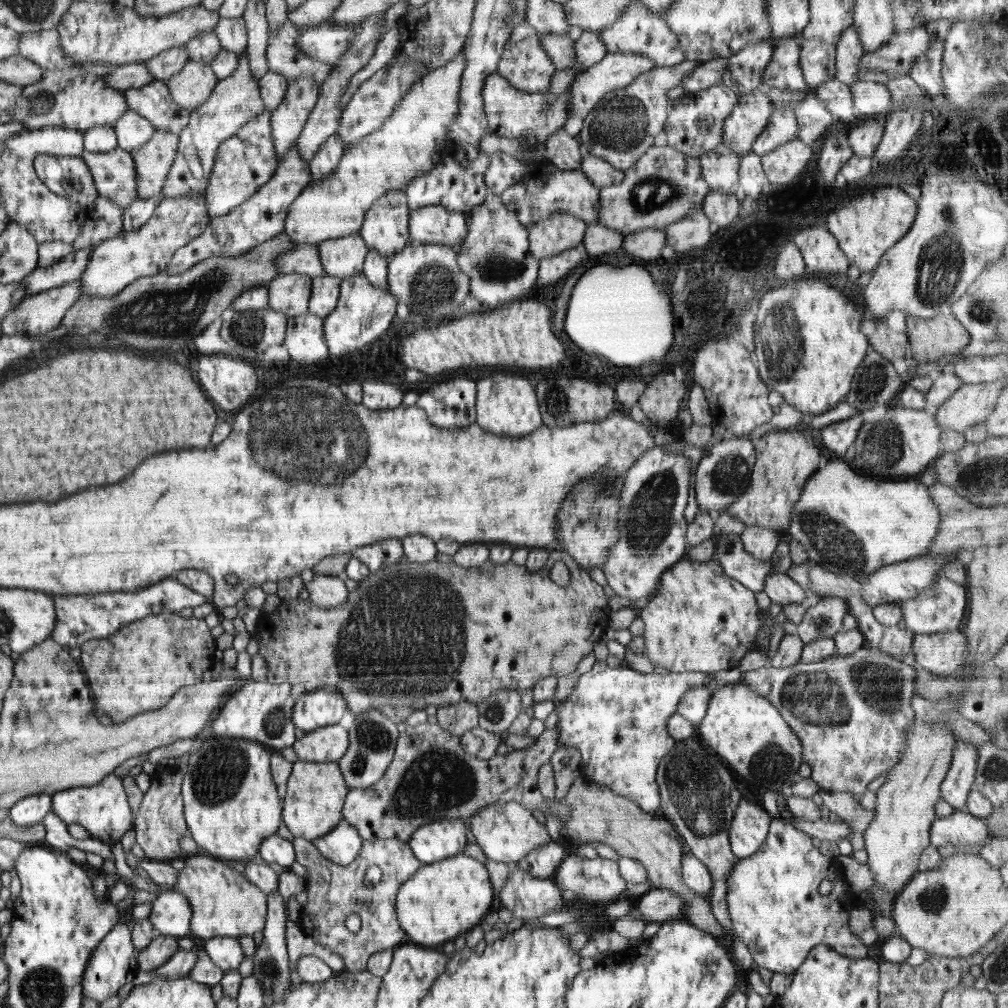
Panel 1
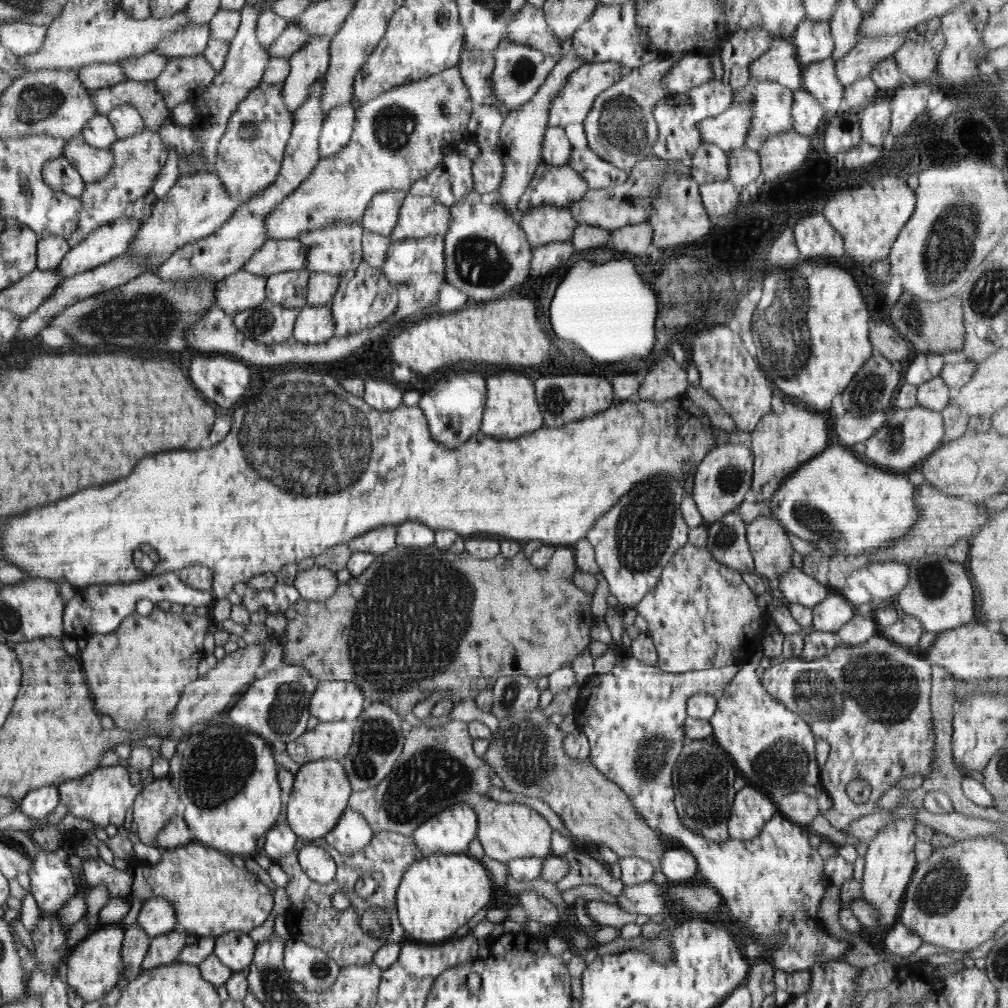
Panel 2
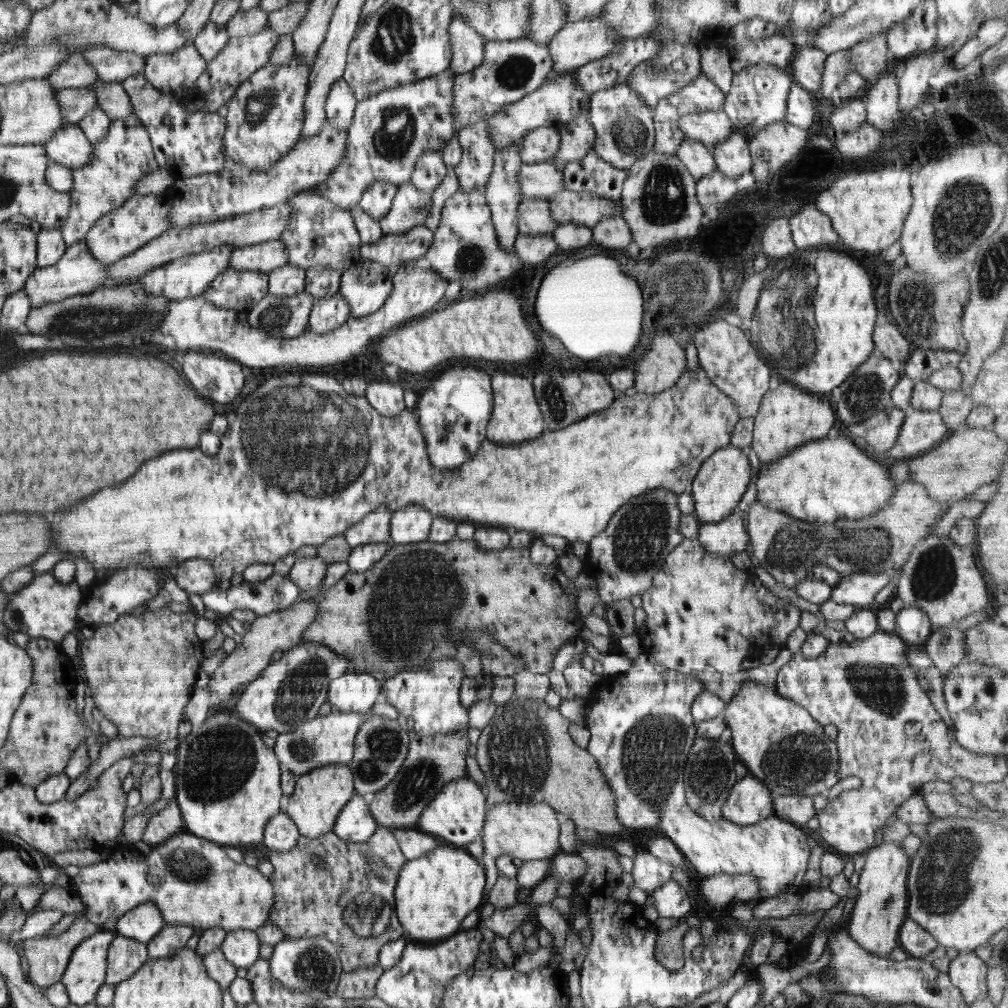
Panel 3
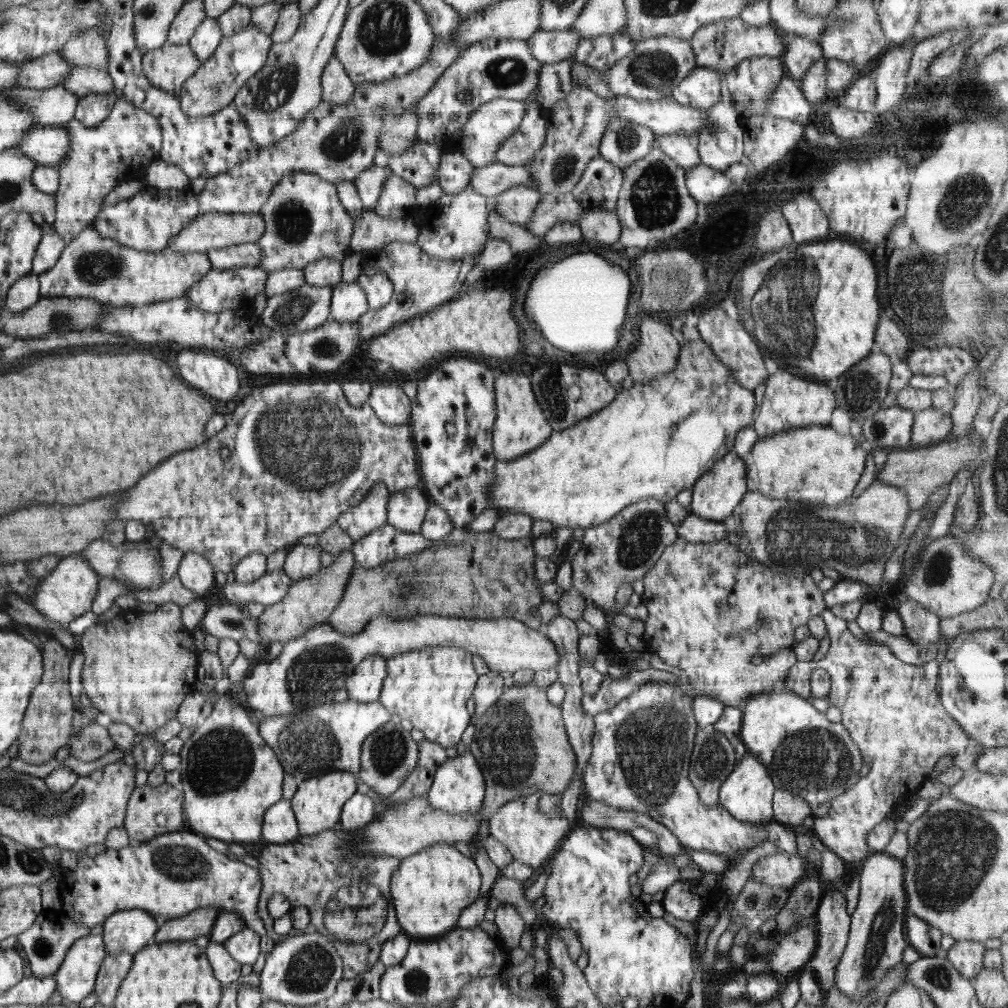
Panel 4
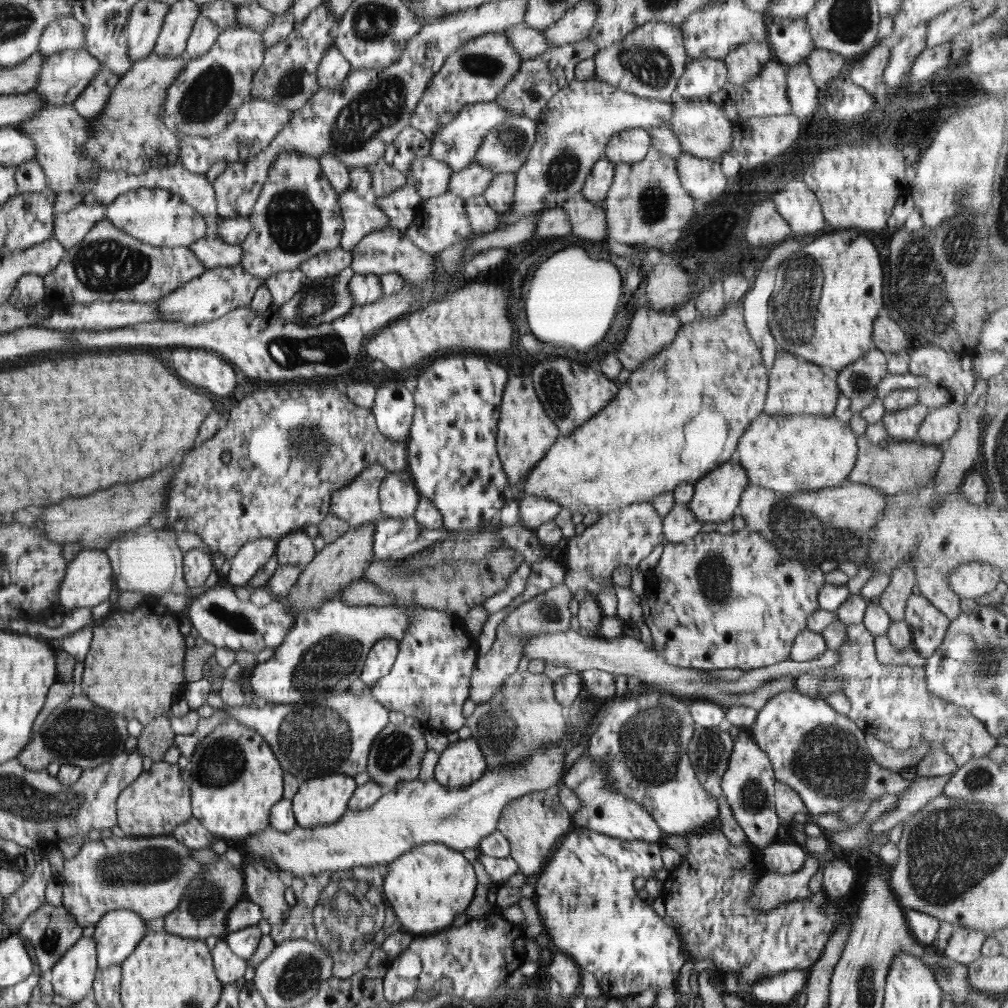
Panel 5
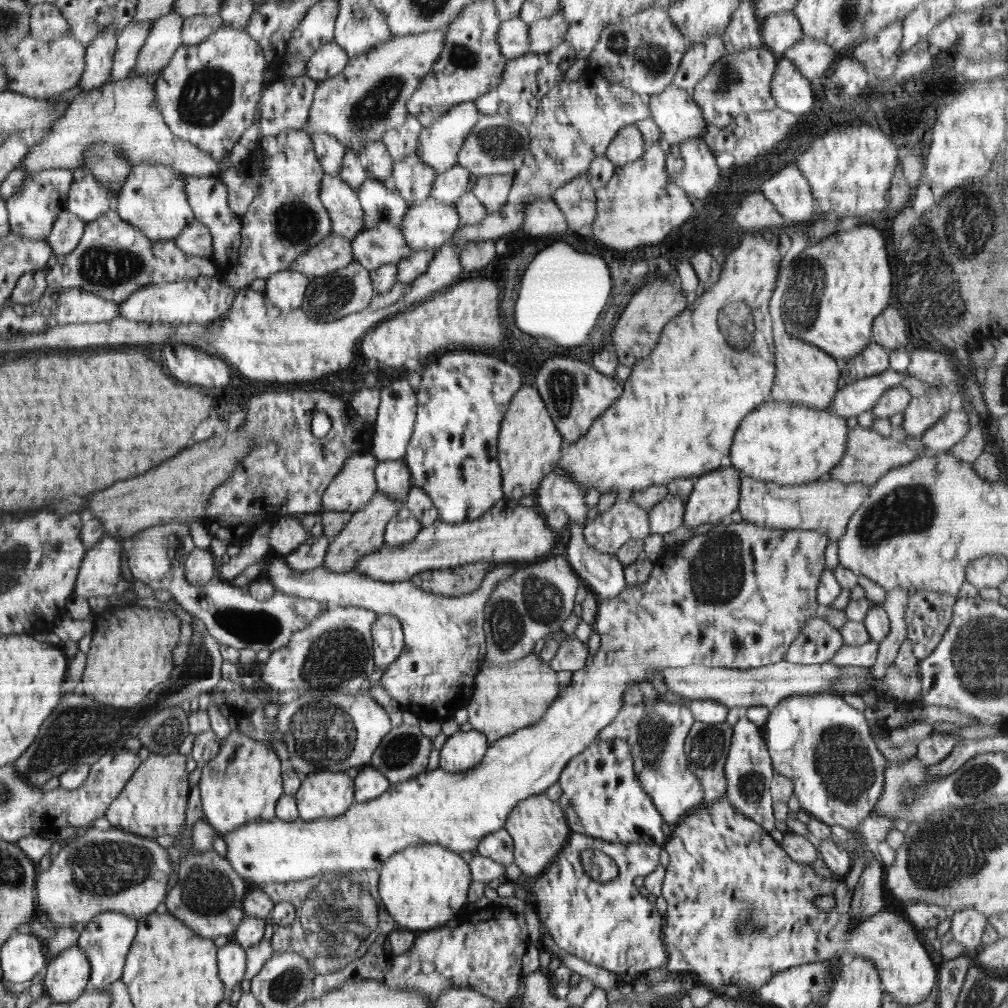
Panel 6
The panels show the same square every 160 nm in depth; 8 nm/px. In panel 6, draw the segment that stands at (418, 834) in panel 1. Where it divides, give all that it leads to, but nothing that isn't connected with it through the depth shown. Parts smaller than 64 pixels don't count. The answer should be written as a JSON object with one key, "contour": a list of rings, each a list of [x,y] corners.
{"contour":[[[471,729],[448,736],[439,750],[439,767],[446,772],[464,772],[474,768],[486,756],[489,744],[485,734]]]}

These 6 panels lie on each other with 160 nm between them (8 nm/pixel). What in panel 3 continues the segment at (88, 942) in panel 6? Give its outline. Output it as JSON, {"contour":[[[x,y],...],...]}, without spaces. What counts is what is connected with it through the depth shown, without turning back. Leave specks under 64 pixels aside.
{"contour":[[[148,900],[145,905],[139,905],[137,909],[130,910],[118,919],[113,932],[116,936],[124,935],[148,944],[165,926],[161,911]]]}

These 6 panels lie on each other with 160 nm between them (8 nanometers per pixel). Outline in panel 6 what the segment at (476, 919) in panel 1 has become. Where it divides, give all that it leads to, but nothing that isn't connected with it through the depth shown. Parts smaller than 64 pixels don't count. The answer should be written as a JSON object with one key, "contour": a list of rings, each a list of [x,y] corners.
{"contour":[[[436,844],[411,845],[386,859],[379,870],[378,894],[382,905],[400,926],[414,932],[447,925],[468,904],[470,868],[458,853]]]}

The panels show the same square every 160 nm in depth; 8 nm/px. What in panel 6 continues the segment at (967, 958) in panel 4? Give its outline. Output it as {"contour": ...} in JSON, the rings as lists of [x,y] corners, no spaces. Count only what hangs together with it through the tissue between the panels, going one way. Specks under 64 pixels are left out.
{"contour":[[[974,909],[950,913],[953,940],[963,944],[964,954],[974,956],[982,947],[982,934],[988,924],[988,918]]]}

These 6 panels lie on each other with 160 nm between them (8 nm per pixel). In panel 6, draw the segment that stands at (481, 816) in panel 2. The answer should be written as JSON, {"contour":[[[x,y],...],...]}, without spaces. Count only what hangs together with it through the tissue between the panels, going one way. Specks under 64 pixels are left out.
{"contour":[[[544,793],[517,802],[504,827],[513,838],[514,864],[525,876],[540,876],[544,873],[560,854],[562,847],[566,846],[572,832],[559,802],[550,800]]]}

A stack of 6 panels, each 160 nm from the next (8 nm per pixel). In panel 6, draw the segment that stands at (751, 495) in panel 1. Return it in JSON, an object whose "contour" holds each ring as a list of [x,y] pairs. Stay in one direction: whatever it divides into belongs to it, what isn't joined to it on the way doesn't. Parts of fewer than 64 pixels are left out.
{"contour":[[[774,318],[774,337],[776,374],[771,390],[771,399],[776,402],[806,405],[818,411],[827,411],[838,393],[838,380],[841,375],[841,363],[801,338],[791,336],[785,331],[782,322]]]}

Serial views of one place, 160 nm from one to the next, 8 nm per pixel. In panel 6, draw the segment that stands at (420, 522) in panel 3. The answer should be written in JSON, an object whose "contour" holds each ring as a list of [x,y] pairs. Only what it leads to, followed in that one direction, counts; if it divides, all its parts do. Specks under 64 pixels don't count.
{"contour":[[[401,459],[380,460],[374,474],[377,490],[390,496],[390,499],[406,502],[413,480],[408,467],[402,463]]]}

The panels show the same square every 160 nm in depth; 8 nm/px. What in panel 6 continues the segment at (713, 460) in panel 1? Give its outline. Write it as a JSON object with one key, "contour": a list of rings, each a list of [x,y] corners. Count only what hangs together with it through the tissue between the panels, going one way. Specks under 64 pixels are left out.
{"contour":[[[730,465],[695,478],[693,490],[685,502],[683,524],[687,528],[696,528],[700,524],[720,524],[719,520],[731,515],[740,507],[741,477],[742,473],[735,466]]]}

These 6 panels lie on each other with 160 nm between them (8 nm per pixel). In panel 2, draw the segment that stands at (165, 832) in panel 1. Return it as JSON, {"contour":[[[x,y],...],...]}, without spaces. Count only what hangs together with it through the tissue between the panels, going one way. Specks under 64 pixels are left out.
{"contour":[[[164,777],[155,778],[145,786],[133,802],[133,821],[138,826],[140,841],[148,846],[157,845],[157,836],[167,822],[176,816],[179,794]]]}

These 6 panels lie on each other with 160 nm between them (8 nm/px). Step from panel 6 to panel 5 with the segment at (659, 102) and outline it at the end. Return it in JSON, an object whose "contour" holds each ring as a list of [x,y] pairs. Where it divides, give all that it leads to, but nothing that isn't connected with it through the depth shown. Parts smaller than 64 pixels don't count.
{"contour":[[[682,98],[673,104],[673,117],[668,126],[678,137],[684,152],[693,154],[698,158],[709,158],[720,162],[724,152],[730,152],[733,145],[733,124],[722,110],[712,101],[692,101]]]}

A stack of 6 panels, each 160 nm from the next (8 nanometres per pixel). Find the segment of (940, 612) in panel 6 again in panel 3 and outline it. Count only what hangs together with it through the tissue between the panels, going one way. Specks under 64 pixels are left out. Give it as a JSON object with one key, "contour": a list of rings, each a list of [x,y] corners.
{"contour":[[[908,606],[895,614],[895,629],[892,634],[900,637],[906,645],[923,646],[934,631],[924,610]]]}

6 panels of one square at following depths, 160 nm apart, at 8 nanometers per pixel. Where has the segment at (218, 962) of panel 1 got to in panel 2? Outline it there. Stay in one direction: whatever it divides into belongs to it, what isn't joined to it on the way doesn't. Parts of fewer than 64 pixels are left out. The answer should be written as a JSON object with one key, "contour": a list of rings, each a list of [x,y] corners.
{"contour":[[[230,931],[214,938],[213,953],[234,972],[239,972],[252,962],[255,946],[249,933]]]}

